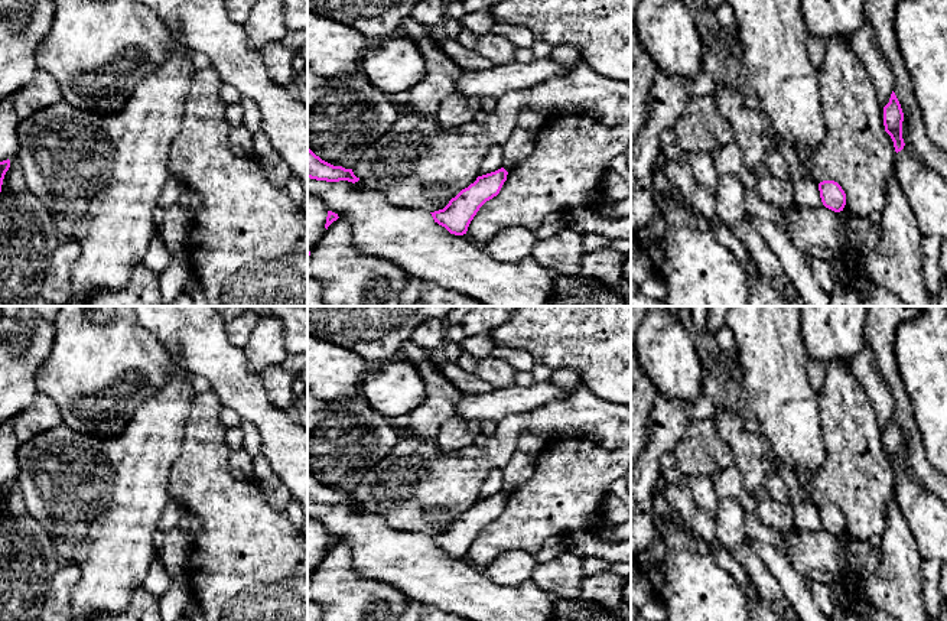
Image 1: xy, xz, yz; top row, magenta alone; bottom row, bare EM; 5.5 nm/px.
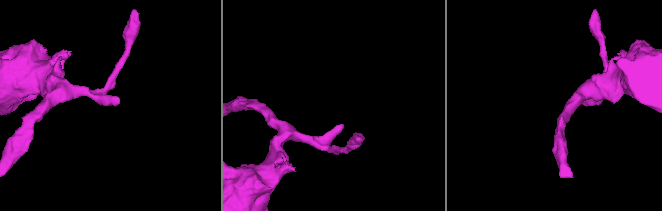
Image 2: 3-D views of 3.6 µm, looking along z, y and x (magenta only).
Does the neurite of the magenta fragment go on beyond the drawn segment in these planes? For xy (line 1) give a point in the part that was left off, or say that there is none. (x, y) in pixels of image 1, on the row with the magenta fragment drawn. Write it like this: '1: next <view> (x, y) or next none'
1: next none

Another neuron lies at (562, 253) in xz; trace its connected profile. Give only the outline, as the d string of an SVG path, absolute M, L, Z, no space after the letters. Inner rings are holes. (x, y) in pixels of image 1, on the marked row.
M564 224L554 235L537 240L531 250L537 263L559 276L580 274L582 256L582 234Z

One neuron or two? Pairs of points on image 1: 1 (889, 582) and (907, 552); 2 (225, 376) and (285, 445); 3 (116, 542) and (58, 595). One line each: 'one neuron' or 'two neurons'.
1: one neuron
2: one neuron
3: two neurons

